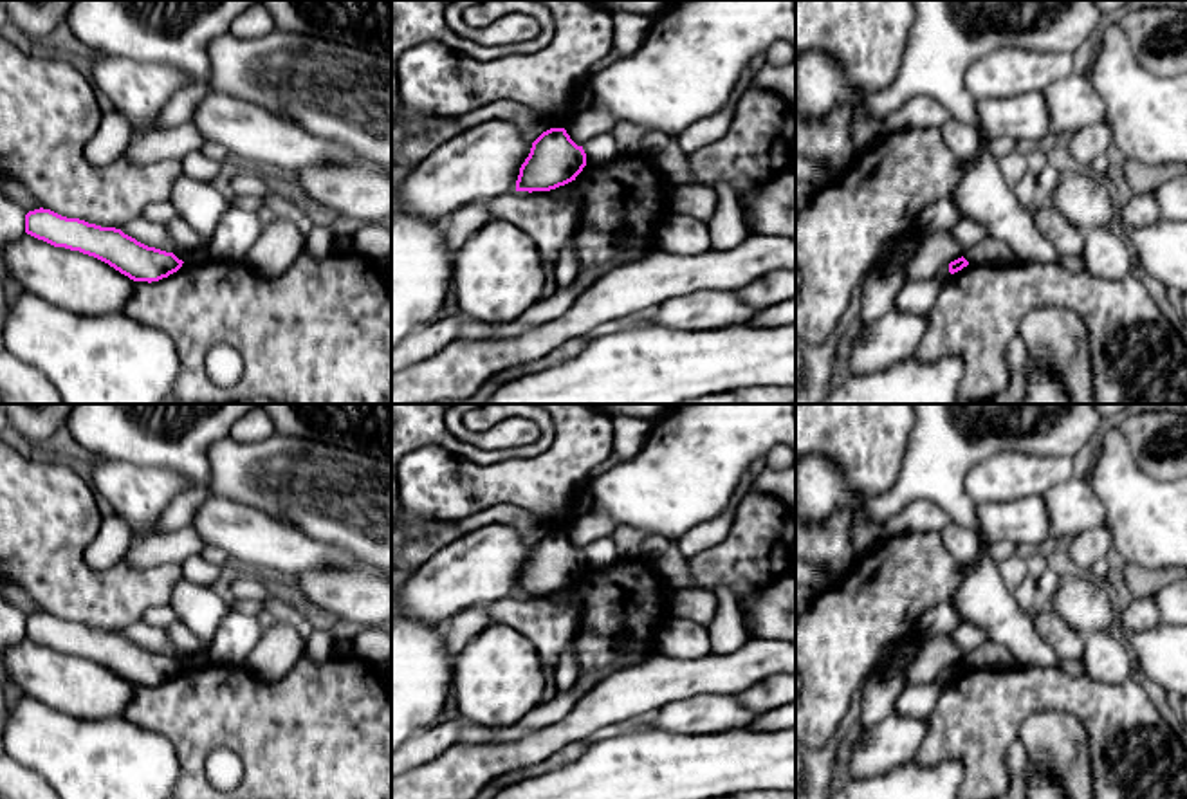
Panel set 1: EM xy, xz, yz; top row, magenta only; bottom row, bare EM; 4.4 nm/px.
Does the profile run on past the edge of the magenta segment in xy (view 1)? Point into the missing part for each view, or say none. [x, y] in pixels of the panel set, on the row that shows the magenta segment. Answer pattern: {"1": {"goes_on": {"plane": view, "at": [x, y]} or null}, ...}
{"1": {"goes_on": null}}

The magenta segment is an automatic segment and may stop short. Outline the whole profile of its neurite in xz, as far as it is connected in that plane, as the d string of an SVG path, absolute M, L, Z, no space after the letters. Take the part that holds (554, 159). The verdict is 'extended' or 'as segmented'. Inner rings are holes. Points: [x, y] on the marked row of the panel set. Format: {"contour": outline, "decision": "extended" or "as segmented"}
{"contour": "M565 128L543 132L530 148L520 168L516 191L550 191L565 186L583 171L586 153L577 146Z", "decision": "as segmented"}

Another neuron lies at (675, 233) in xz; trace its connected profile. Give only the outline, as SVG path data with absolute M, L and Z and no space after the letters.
M671 211L658 220L653 242L655 251L669 254L704 254L711 251L707 224Z

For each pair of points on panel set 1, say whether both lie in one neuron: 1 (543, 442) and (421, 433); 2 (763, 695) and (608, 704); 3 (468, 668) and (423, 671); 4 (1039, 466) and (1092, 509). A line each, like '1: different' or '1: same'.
1: same
2: different
3: different
4: different

